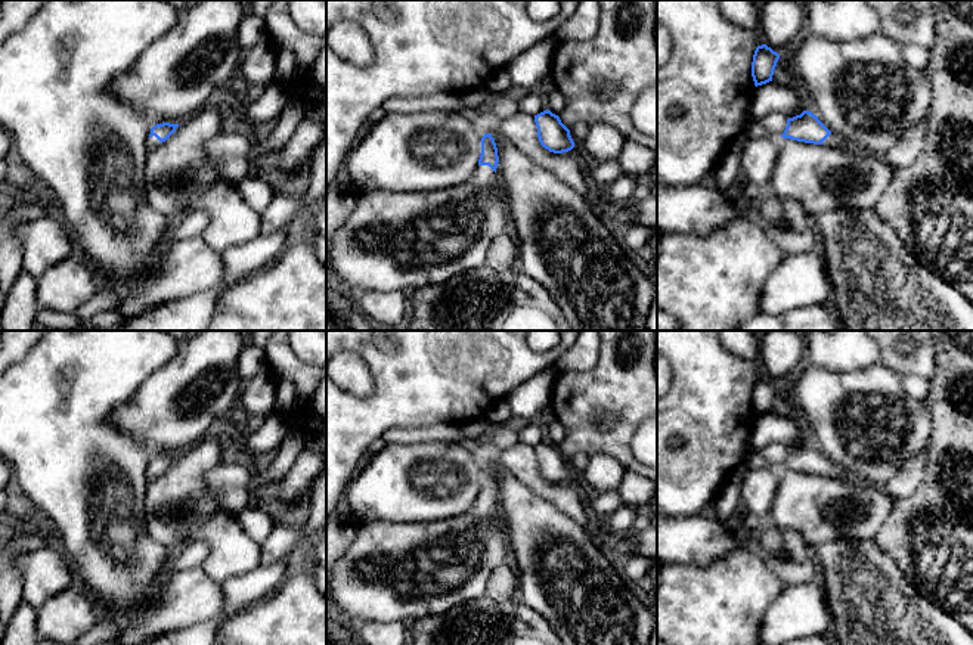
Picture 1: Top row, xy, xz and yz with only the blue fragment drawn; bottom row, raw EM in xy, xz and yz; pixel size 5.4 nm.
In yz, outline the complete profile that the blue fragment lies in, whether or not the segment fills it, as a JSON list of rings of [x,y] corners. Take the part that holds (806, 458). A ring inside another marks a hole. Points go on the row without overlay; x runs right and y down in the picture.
[[[809,441],[787,450],[787,458],[783,463],[784,469],[791,469],[805,474],[825,475],[836,480],[849,480],[849,474],[833,465],[819,450]]]

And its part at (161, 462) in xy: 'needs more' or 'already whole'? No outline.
needs more

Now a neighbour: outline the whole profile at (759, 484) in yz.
[[[772,465],[749,468],[741,483],[741,511],[756,514],[766,521],[780,484],[781,469]]]

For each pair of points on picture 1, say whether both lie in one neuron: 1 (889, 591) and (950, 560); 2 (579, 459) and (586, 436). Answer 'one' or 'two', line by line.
1: two
2: two

